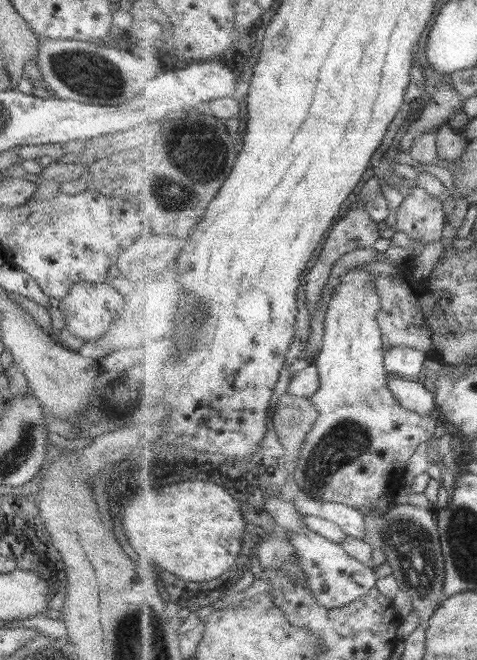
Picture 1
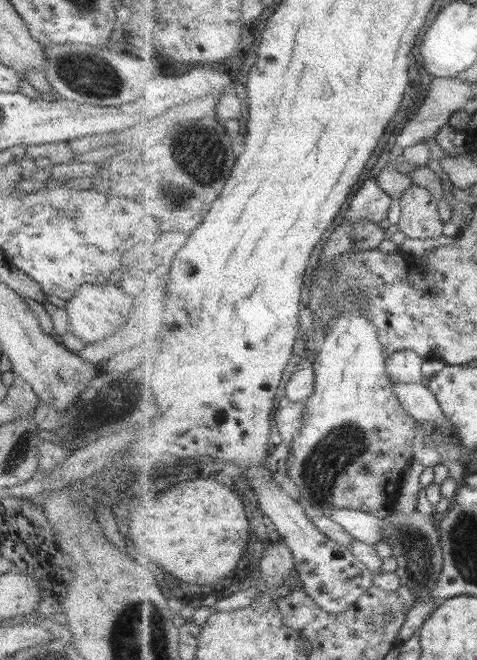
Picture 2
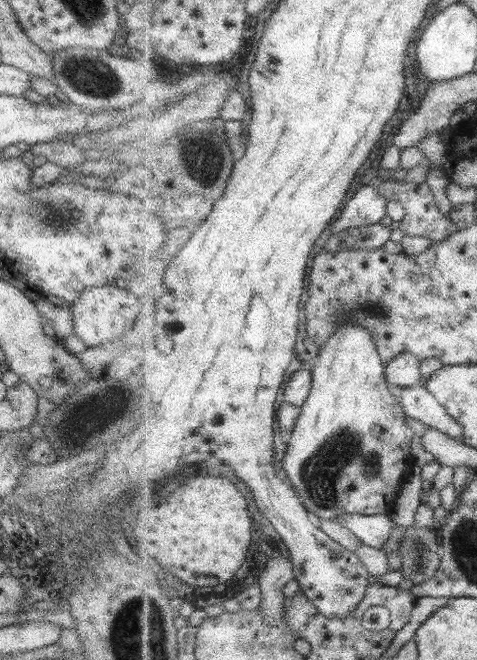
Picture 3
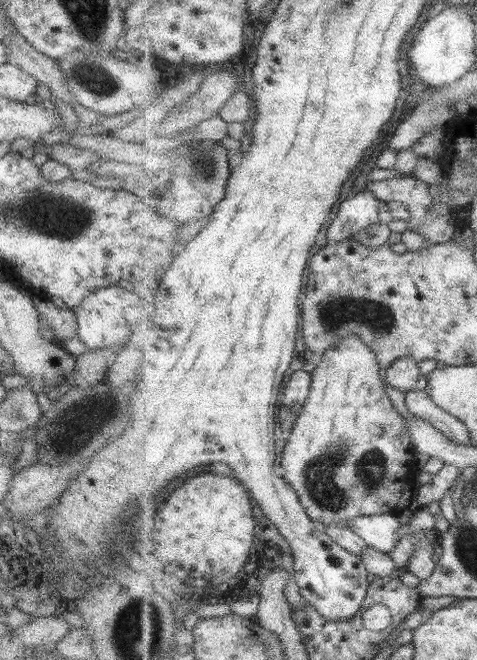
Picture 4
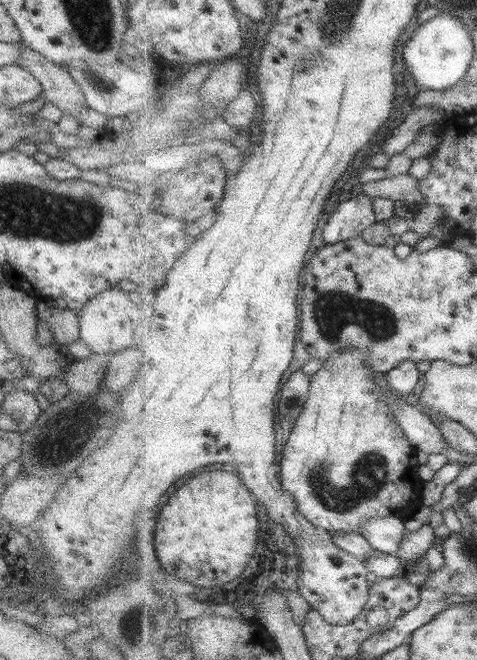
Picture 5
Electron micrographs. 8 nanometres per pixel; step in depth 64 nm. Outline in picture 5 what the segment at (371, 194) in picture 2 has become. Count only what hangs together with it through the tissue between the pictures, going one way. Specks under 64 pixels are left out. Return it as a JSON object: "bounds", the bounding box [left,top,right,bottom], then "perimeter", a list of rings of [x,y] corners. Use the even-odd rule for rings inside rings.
{"bounds":[322,194,377,245],"perimeter":[[[363,194],[340,203],[335,212],[324,221],[322,240],[325,244],[334,245],[361,237],[364,230],[377,223],[373,201],[373,197]]]}

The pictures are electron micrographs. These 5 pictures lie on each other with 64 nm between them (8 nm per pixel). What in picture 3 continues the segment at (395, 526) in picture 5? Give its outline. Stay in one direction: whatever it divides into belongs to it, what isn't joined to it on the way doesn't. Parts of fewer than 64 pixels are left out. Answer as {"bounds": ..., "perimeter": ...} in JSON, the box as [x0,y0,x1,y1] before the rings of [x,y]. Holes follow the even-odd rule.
{"bounds":[334,513,396,549],"perimeter":[[[389,513],[343,514],[343,516],[337,516],[334,520],[353,531],[362,543],[378,549],[387,544],[387,540],[391,538],[391,530],[396,526]]]}

